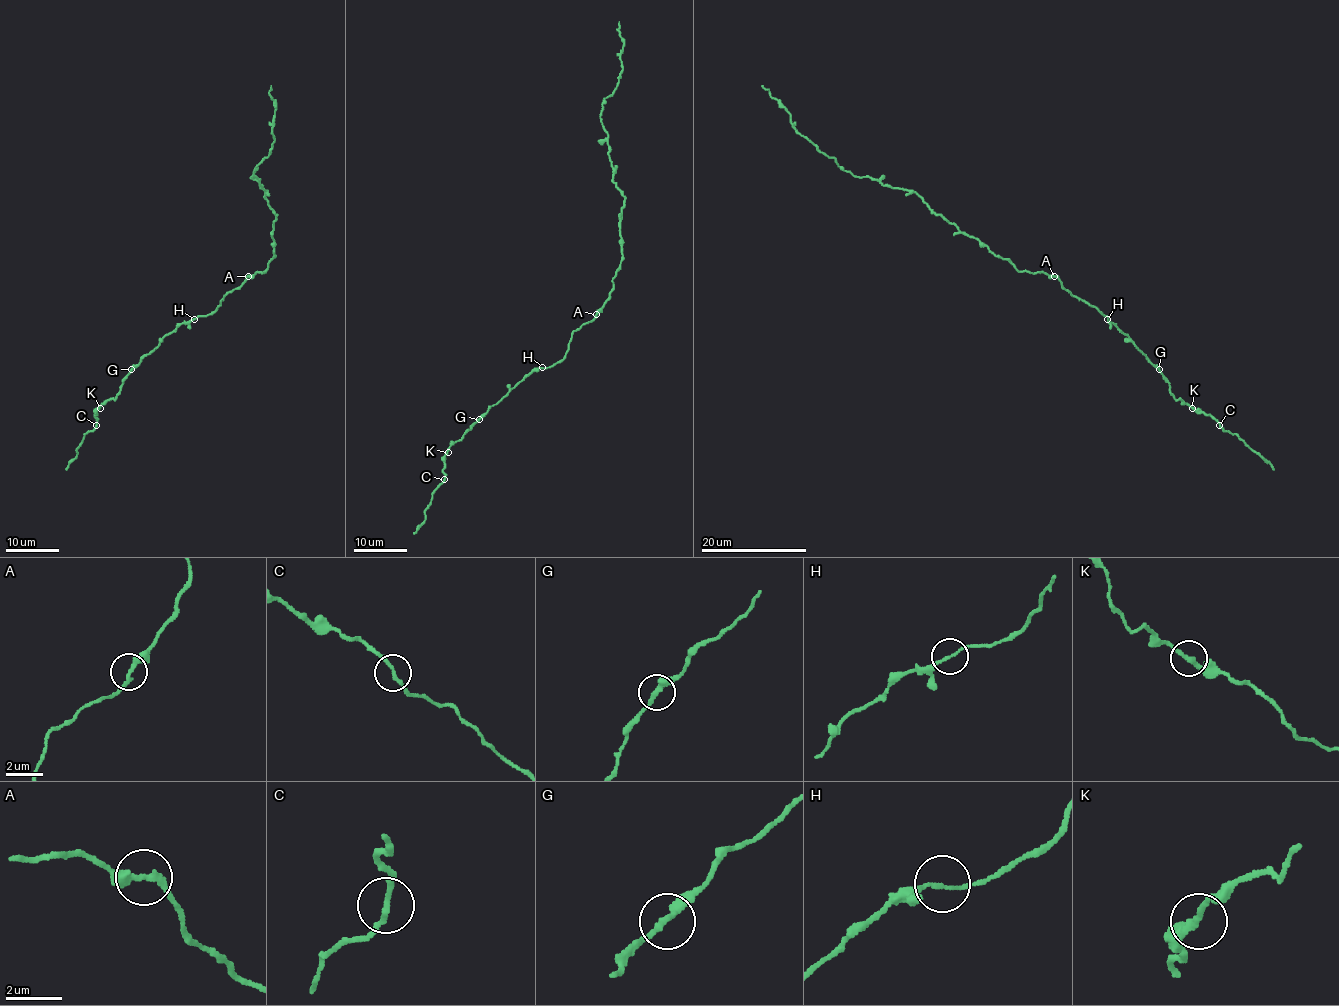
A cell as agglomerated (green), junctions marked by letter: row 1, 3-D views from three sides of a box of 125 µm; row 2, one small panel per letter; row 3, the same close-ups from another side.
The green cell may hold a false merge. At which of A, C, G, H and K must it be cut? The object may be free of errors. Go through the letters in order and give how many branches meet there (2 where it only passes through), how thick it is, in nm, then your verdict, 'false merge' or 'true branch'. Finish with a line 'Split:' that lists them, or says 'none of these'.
A: 2 | 260 nm | true branch
C: 2 | 180 nm | true branch
G: 2 | 280 nm | true branch
H: 2 | 130 nm | true branch
K: 2 | 200 nm | true branch
Split: none of these

